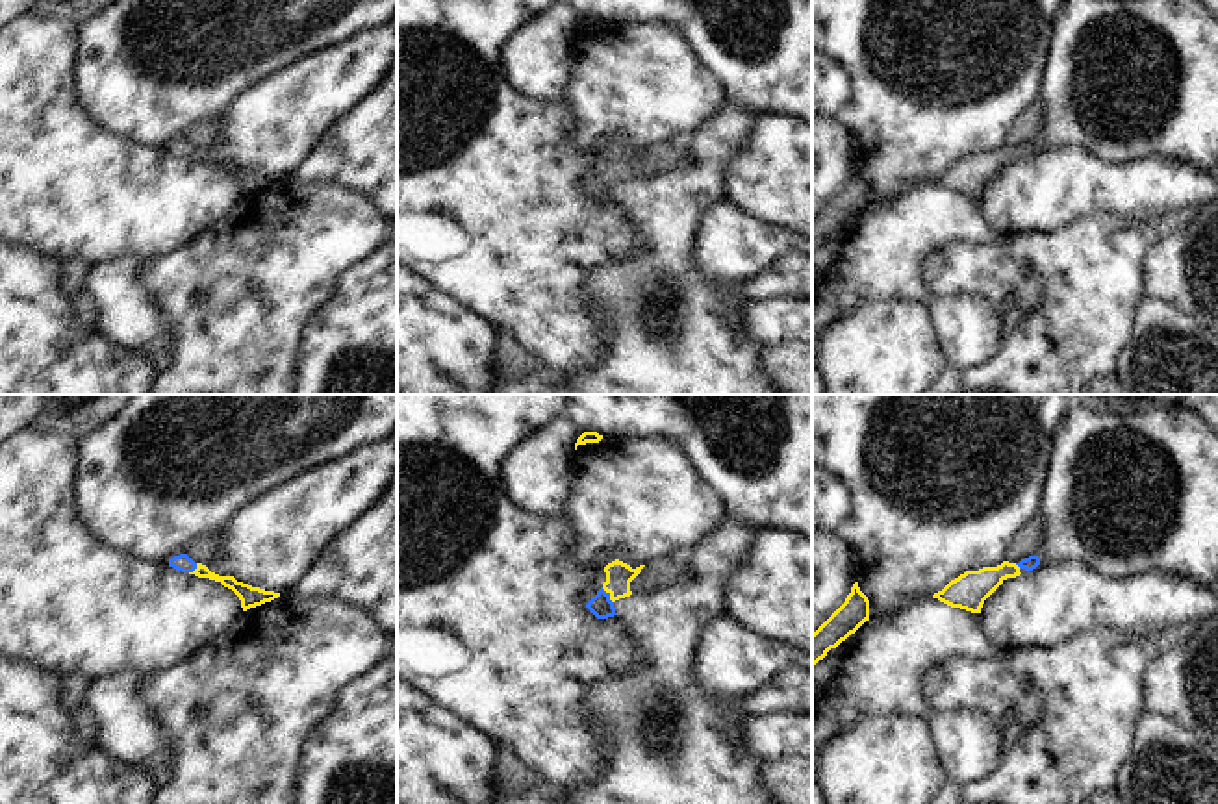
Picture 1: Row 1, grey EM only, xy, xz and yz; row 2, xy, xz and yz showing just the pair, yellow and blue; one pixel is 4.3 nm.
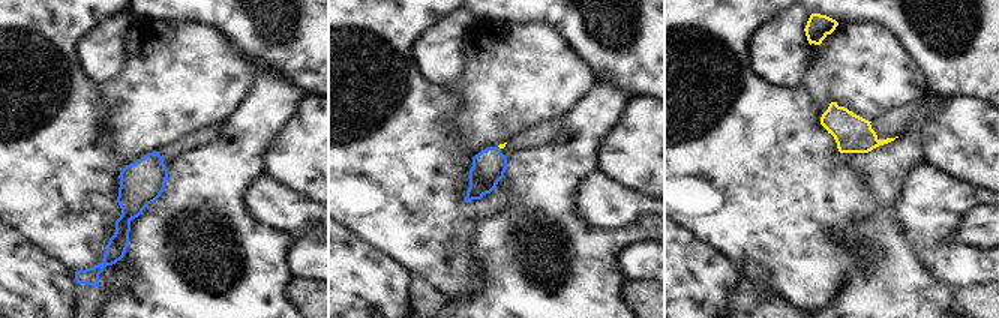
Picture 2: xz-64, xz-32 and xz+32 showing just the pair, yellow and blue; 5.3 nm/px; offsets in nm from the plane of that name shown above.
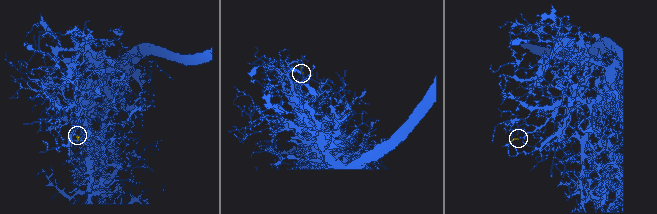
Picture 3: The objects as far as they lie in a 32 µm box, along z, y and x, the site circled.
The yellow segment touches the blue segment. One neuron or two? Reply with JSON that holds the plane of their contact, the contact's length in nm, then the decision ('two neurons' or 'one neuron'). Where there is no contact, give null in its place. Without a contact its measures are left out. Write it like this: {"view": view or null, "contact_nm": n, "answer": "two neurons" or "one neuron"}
{"view": "xz", "contact_nm": 90, "answer": "one neuron"}

